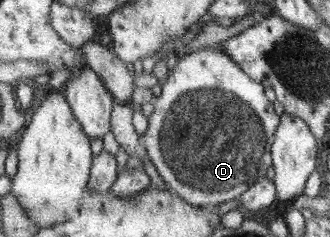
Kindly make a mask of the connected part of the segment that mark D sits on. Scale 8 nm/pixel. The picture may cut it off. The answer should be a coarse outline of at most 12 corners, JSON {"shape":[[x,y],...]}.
{"shape":[[219,44],[168,72],[141,136],[185,202],[239,200],[281,118]]}

